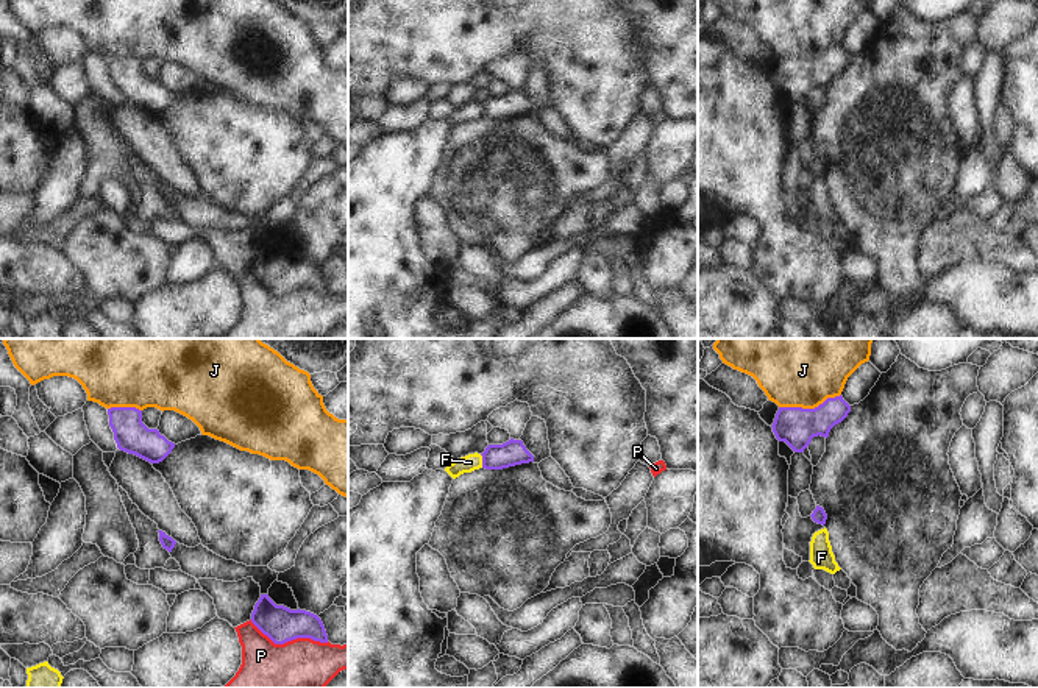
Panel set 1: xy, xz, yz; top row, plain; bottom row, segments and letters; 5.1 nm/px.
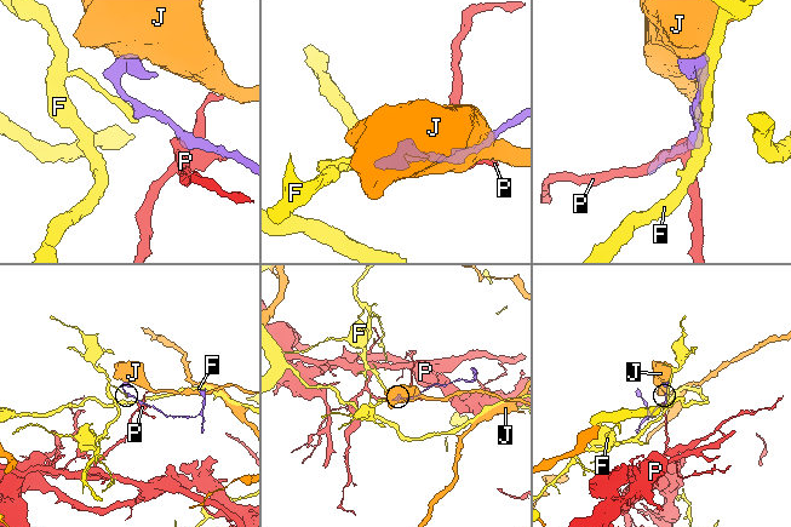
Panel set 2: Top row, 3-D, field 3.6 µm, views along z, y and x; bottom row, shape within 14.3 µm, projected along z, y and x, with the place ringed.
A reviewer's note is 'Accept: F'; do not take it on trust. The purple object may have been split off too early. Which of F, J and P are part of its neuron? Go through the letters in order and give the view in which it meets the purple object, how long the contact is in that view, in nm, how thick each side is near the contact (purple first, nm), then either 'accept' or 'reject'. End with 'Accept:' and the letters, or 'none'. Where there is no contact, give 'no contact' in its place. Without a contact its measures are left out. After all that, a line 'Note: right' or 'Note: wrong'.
F: contact in xz; length 70 nm; calibres 130 and 90 nm; reject
J: contact in yz; length 320 nm; calibres 200 and 460 nm; reject
P: contact in xy; length 420 nm; calibres 190 and 440 nm; reject
Accept: none
Note: wrong

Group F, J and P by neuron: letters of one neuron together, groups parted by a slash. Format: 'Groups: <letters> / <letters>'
Groups: F / J / P

